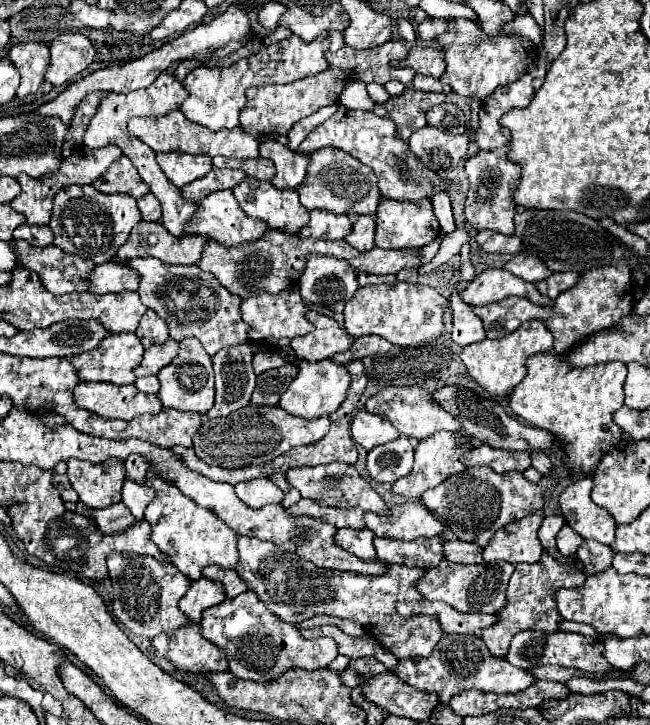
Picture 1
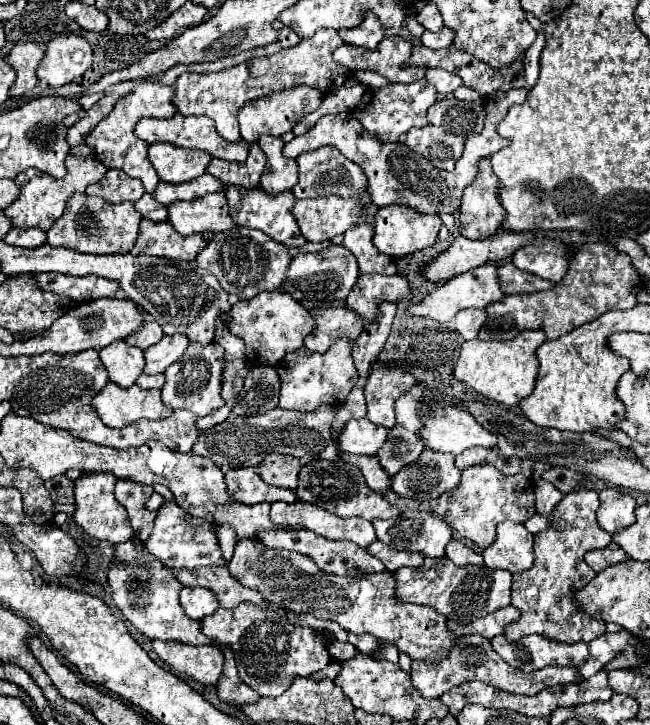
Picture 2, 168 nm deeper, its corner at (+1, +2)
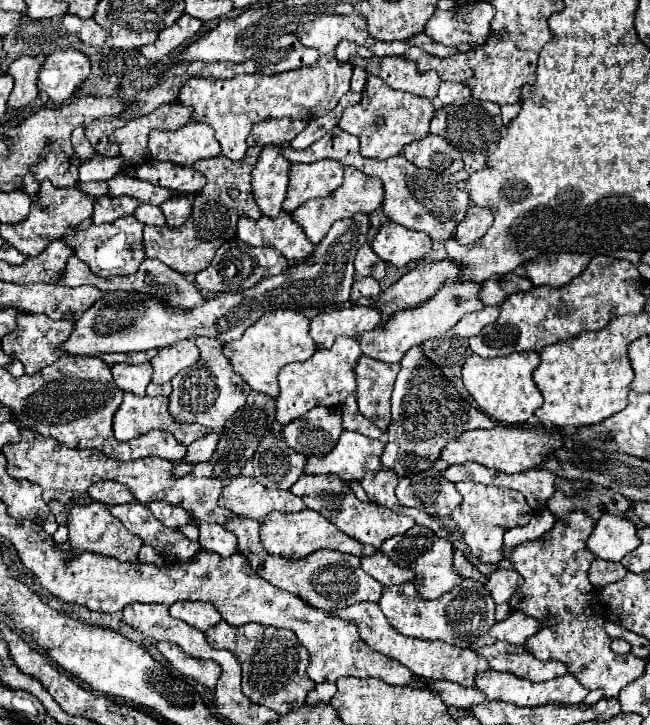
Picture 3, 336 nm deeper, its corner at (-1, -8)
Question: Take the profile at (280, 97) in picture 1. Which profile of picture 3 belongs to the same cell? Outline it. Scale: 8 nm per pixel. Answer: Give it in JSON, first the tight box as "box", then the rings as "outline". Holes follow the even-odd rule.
{"box":[247,119,307,145],"outline":[[[265,119],[261,123],[255,123],[249,137],[247,137],[247,145],[281,145],[285,141],[293,141],[303,129],[307,127],[305,121],[301,119]]]}

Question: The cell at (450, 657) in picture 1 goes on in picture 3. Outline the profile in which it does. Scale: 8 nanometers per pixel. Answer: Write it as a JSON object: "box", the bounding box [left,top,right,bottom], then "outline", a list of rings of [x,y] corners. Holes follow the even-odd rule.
{"box":[475,669,589,707],"outline":[[[487,669],[487,671],[475,675],[475,685],[487,695],[487,699],[507,701],[507,703],[513,703],[513,705],[519,705],[519,707],[537,707],[537,705],[545,705],[545,703],[557,703],[557,705],[569,703],[569,705],[575,705],[575,703],[581,703],[589,695],[589,689],[583,687],[579,683],[579,679],[575,675],[571,675],[571,673],[567,673],[563,677],[555,677],[551,681],[533,683],[533,681],[515,677],[511,673],[501,673],[501,671]]]}

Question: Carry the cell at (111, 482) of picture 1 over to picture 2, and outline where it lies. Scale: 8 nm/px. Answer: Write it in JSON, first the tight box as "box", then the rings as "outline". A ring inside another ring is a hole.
{"box":[73,473,133,545],"outline":[[[85,473],[81,479],[75,481],[75,513],[73,521],[81,527],[91,539],[109,541],[111,545],[123,543],[133,537],[133,529],[129,525],[125,509],[113,497],[117,479],[109,473]]]}

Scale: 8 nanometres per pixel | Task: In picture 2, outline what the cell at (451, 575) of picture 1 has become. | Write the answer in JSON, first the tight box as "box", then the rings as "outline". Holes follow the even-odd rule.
{"box":[395,557,511,625],"outline":[[[447,557],[443,559],[425,559],[419,567],[403,567],[395,571],[395,597],[401,603],[427,605],[443,613],[447,619],[469,625],[497,609],[503,609],[511,603],[511,573],[501,569],[487,569],[477,565],[457,567]]]}

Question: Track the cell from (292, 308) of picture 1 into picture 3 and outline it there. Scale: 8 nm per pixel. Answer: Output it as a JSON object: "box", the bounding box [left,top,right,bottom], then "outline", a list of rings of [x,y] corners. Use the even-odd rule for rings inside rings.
{"box":[225,309,317,399],"outline":[[[275,309],[267,311],[257,323],[253,323],[241,339],[225,345],[225,357],[231,361],[233,369],[249,383],[251,389],[267,393],[273,399],[279,395],[277,375],[283,365],[291,361],[305,361],[317,351],[315,341],[309,335],[309,319],[299,311]]]}

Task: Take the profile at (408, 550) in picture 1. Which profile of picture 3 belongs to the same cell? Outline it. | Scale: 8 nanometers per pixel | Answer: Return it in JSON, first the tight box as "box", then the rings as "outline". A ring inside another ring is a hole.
{"box":[361,553,415,585],"outline":[[[375,553],[371,557],[363,557],[361,559],[363,571],[369,573],[371,577],[375,577],[381,585],[397,585],[403,581],[411,581],[415,579],[415,573],[407,567],[397,567],[393,561],[389,561],[389,557],[385,557],[383,553]]]}

